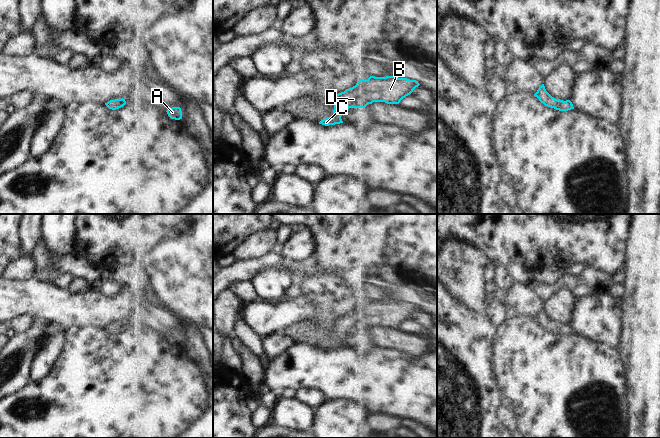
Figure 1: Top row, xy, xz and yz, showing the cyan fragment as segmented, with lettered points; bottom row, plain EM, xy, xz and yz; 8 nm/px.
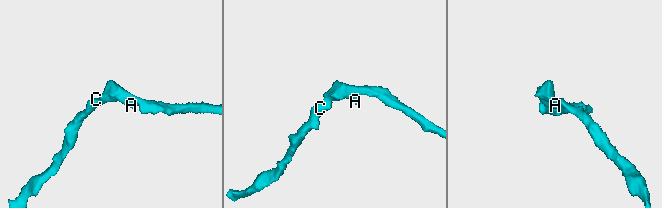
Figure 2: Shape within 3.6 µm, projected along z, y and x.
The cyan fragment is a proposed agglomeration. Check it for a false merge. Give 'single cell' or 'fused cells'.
single cell

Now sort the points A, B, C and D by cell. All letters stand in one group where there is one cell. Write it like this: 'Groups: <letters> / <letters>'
Groups: A B C D.

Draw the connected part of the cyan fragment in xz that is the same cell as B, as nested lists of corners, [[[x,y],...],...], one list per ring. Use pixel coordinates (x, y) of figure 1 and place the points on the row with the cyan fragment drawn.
[[[370,76],[367,80],[360,79],[352,88],[334,96],[333,115],[321,120],[319,124],[329,126],[343,123],[341,116],[349,108],[365,108],[373,102],[399,104],[403,98],[410,95],[419,85],[416,80],[397,78],[395,76]]]

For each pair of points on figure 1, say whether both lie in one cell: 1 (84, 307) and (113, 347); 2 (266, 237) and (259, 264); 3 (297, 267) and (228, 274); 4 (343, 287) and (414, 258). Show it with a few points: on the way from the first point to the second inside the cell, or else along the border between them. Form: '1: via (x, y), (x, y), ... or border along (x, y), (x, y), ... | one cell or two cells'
1: border along (104, 327), (75, 328) | two cells
2: border along (276, 249), (254, 259), (238, 260) | two cells
3: via (280, 262), (264, 262), (245, 270) | one cell
4: border along (343, 273), (353, 278) | two cells

